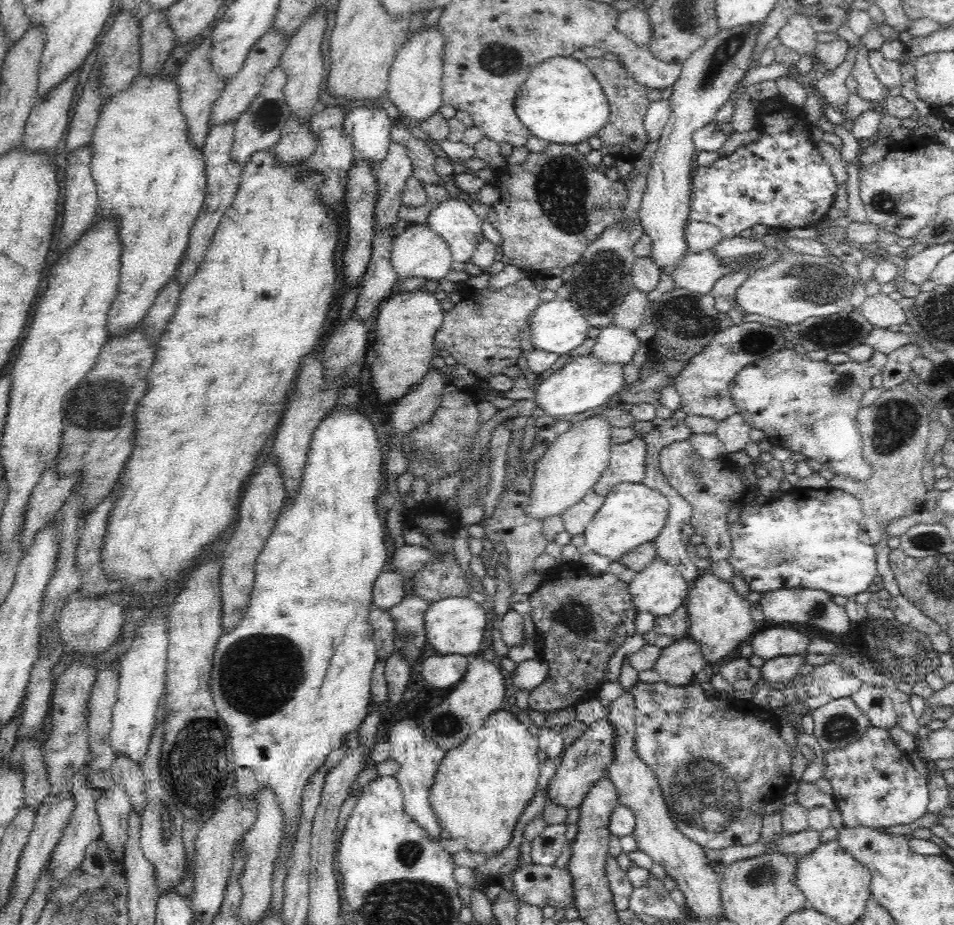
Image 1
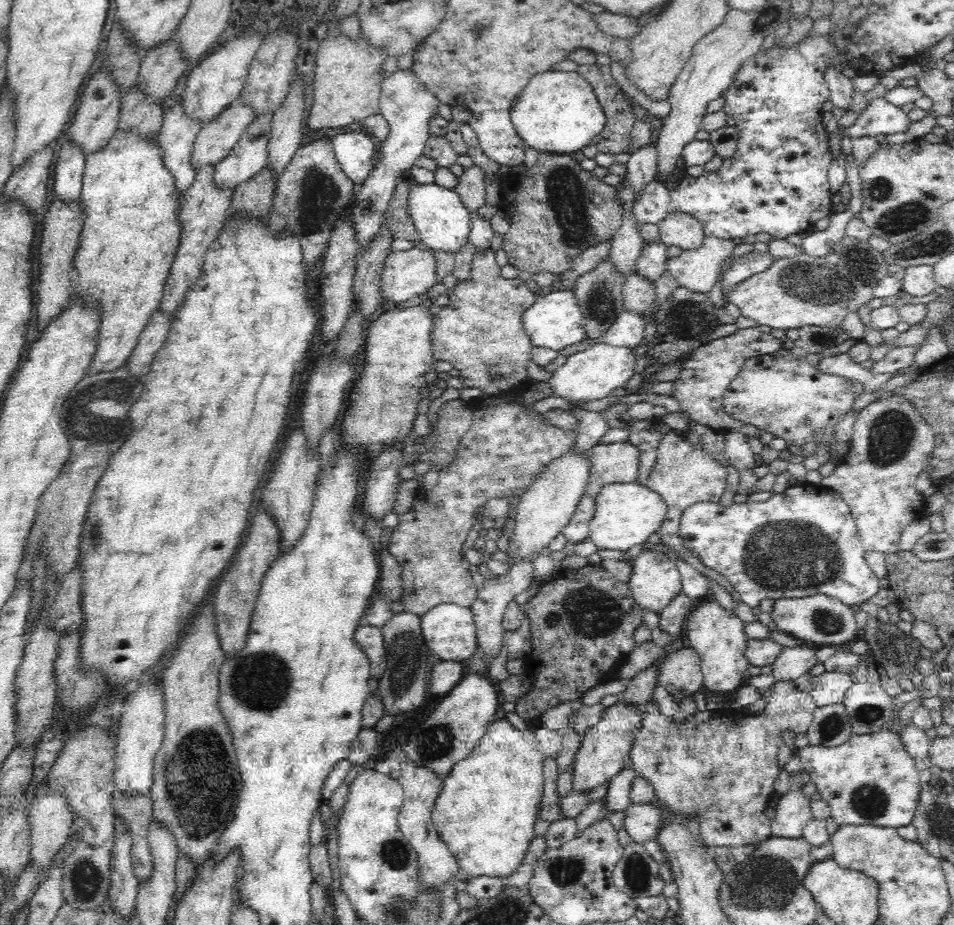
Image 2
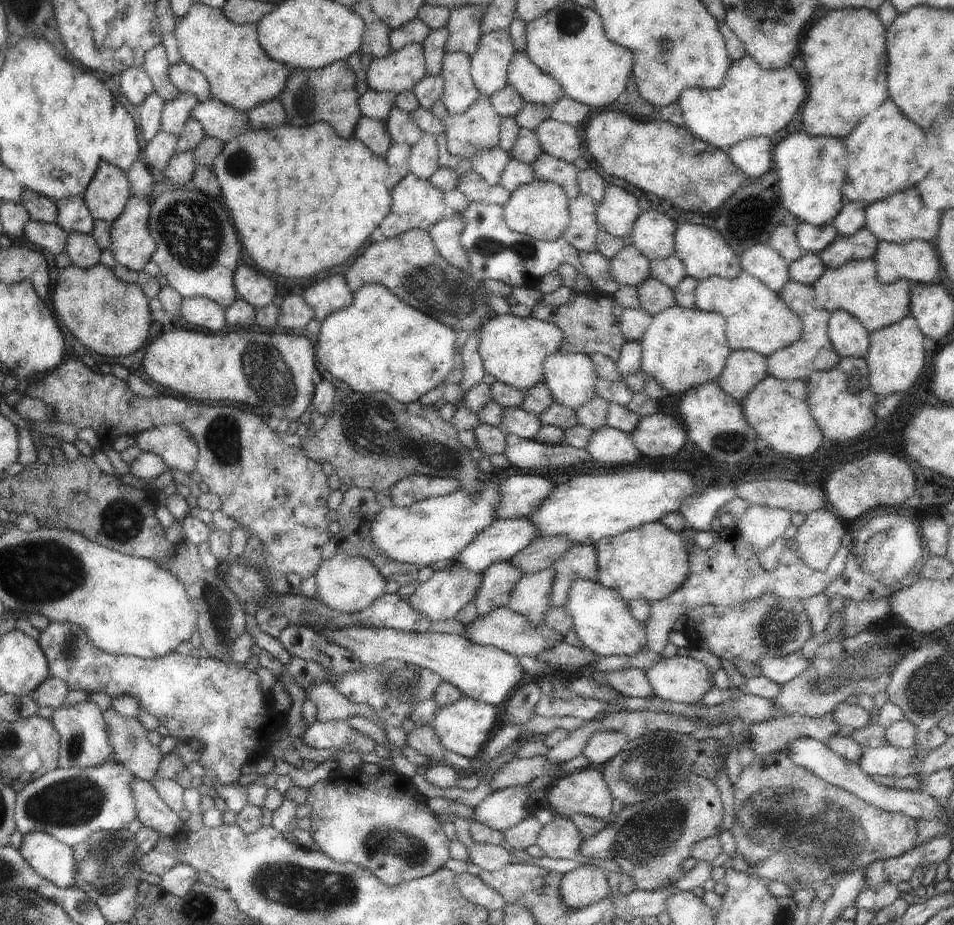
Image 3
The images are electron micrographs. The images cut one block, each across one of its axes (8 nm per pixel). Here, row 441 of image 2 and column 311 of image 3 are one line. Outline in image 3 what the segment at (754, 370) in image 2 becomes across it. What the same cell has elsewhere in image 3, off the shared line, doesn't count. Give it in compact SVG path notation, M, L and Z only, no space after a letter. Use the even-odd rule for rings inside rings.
M341 768L332 770L327 779L303 791L301 797L312 808L309 831L314 838L314 849L326 853L339 863L349 862L370 870L385 885L398 886L434 874L450 858L450 840L446 838L436 814L426 806L427 798L404 775L381 770L375 775L359 771L346 775Z

